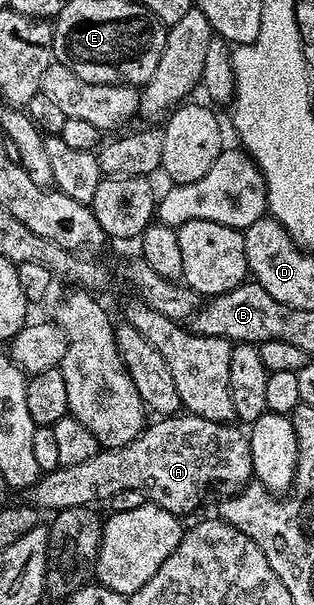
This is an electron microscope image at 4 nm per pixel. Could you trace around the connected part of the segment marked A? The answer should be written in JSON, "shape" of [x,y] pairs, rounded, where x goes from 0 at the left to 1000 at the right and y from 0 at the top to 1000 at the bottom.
{"shape":[[[580,679],[564,686],[529,686],[503,698],[468,701],[446,721],[420,726],[376,742],[328,740],[293,759],[268,759],[268,765],[201,769],[169,775],[162,782],[134,782],[121,797],[99,802],[89,810],[92,826],[124,843],[182,845],[242,838],[245,835],[296,836],[299,826],[347,830],[350,823],[382,818],[417,808],[452,815],[468,830],[490,830],[525,845],[564,851],[605,848],[656,820],[669,808],[685,808],[704,818],[742,818],[761,808],[780,808],[799,800],[809,774],[803,772],[803,745],[796,726],[780,714],[771,716],[732,699],[637,693],[624,686]]]}

